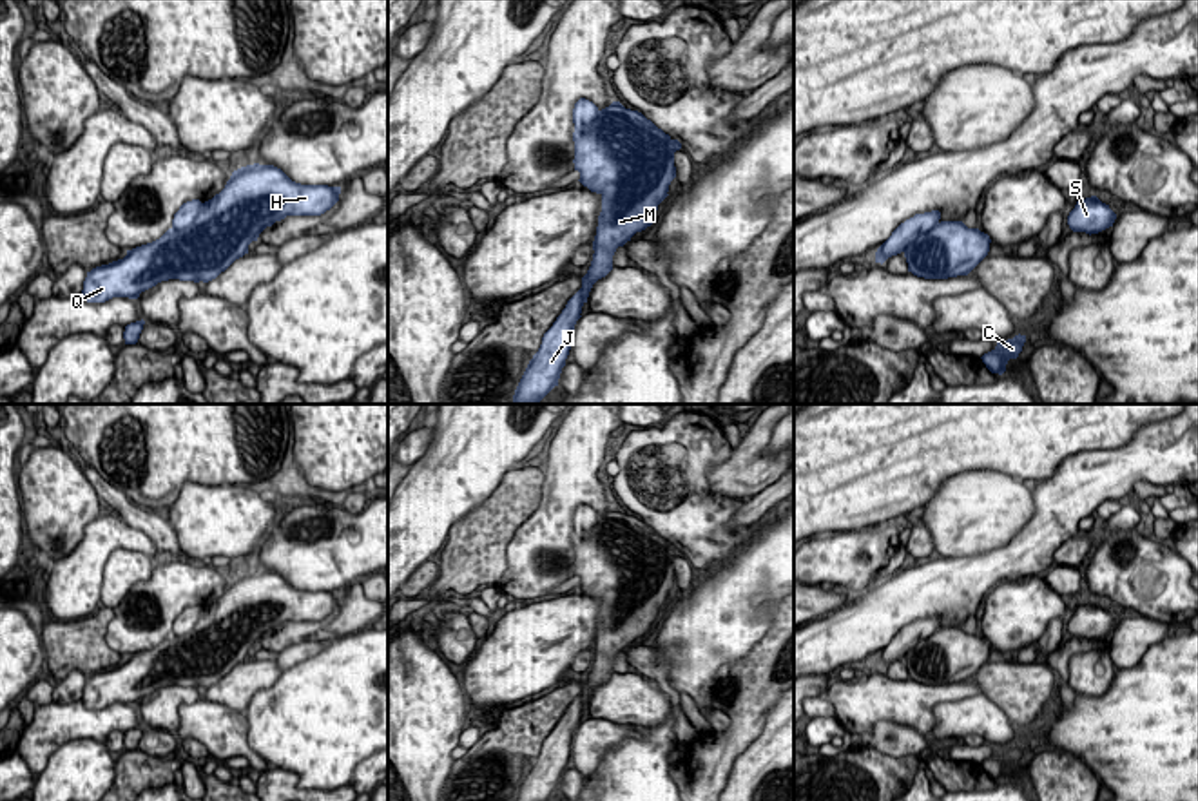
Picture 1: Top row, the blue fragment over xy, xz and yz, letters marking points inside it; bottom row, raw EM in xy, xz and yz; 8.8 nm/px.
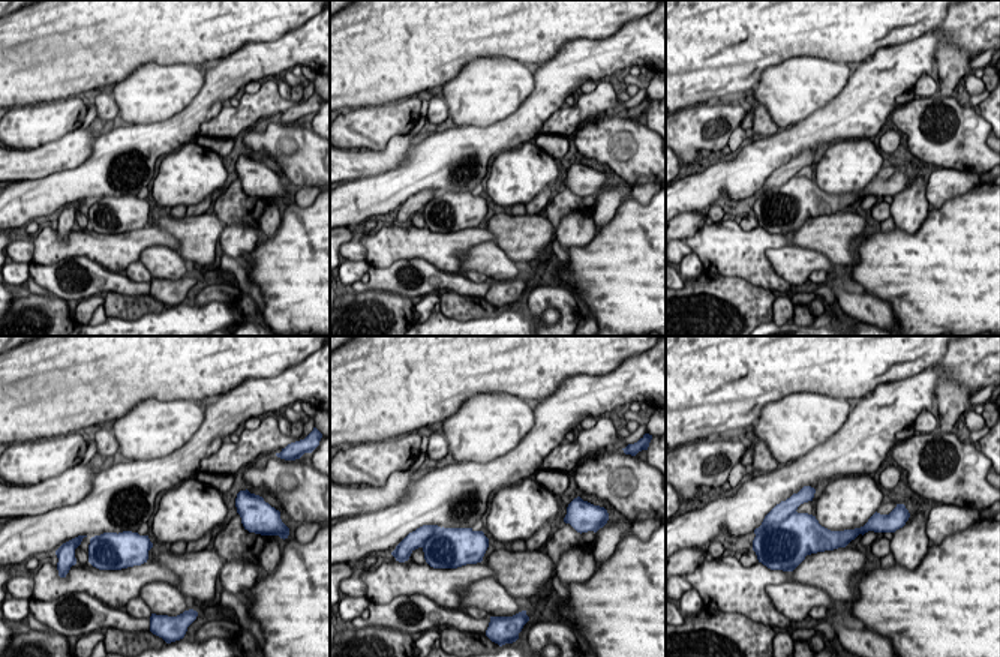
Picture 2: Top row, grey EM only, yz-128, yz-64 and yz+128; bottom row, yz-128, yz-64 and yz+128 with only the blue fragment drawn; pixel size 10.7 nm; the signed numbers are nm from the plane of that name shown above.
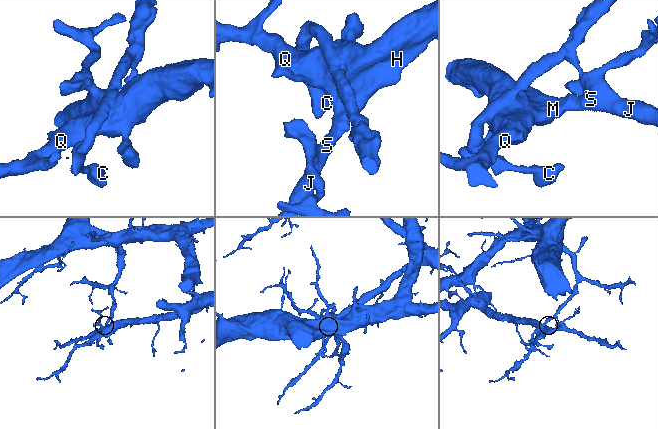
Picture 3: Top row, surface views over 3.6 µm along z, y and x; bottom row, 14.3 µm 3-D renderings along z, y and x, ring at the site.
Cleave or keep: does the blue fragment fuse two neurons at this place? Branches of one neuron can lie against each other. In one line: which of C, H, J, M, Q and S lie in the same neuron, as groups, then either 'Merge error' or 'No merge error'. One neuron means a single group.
Groups: C / H J M Q S. Merge error

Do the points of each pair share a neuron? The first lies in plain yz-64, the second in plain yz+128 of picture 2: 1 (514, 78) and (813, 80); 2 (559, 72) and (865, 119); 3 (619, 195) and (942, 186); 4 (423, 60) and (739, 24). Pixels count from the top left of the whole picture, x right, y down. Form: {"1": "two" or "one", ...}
{"1": "one", "2": "one", "3": "one", "4": "one"}

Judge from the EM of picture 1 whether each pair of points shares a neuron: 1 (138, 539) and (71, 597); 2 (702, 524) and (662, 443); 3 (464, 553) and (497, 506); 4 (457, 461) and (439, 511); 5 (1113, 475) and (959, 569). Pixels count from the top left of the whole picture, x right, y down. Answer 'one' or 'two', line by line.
1: one
2: one
3: one
4: one
5: one

